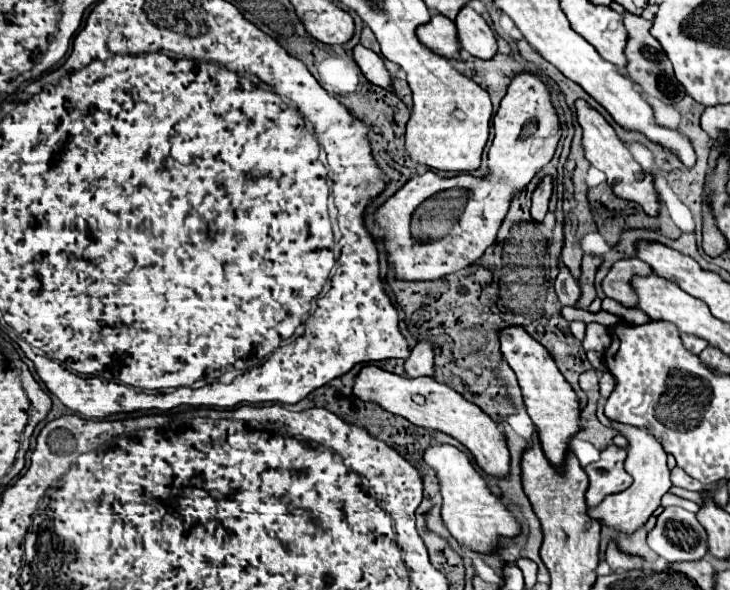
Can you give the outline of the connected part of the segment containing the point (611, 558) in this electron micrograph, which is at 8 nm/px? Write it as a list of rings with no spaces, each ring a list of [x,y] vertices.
[[[609,545],[607,555],[605,555],[605,561],[607,561],[607,565],[609,565],[613,571],[617,571],[617,569],[629,571],[629,569],[641,565],[641,561],[639,561],[637,557],[631,557],[631,555],[625,555],[625,553],[617,551],[615,545]]]

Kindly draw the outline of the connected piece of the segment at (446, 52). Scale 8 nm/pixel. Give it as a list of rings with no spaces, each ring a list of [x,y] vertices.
[[[443,15],[431,17],[431,21],[427,25],[419,27],[419,39],[433,53],[437,53],[445,59],[461,61],[461,45],[459,45],[455,23],[451,19],[443,17]]]

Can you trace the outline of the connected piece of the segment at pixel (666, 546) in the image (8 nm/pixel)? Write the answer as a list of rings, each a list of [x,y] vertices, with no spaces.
[[[665,507],[647,537],[649,547],[663,559],[699,561],[707,553],[707,533],[697,517],[681,507]]]

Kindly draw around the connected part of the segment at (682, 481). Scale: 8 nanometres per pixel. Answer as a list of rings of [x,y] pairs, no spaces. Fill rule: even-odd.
[[[675,467],[675,469],[671,471],[671,483],[673,483],[675,487],[683,487],[683,489],[689,489],[689,491],[701,491],[701,489],[703,489],[703,485],[699,485],[699,481],[689,479],[683,471],[679,471],[679,467]]]

